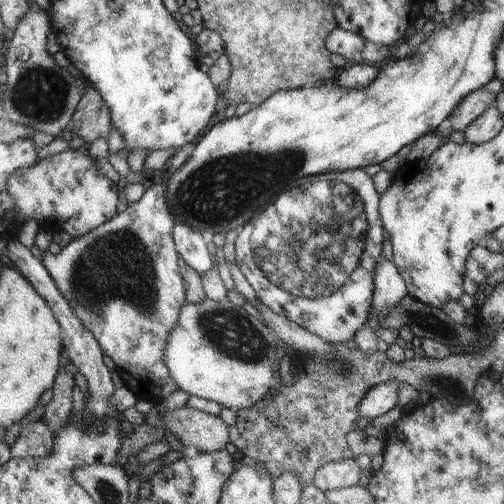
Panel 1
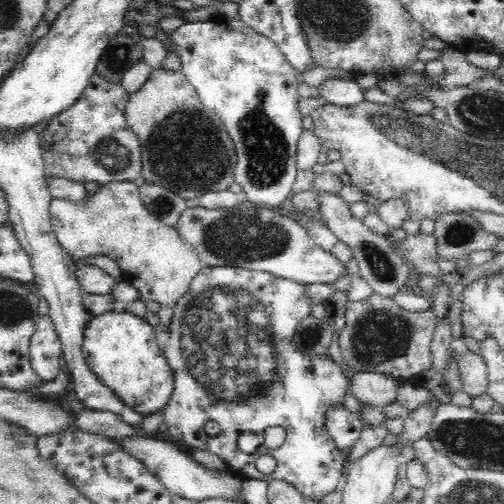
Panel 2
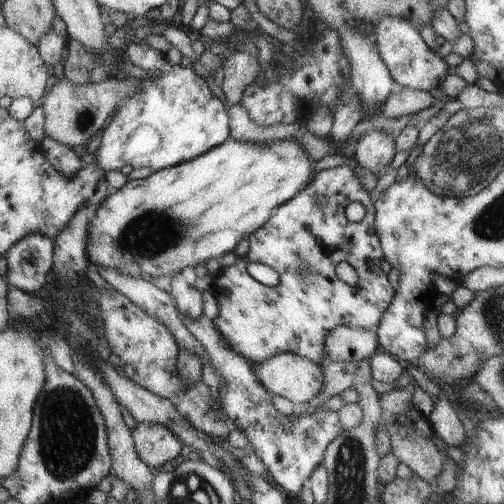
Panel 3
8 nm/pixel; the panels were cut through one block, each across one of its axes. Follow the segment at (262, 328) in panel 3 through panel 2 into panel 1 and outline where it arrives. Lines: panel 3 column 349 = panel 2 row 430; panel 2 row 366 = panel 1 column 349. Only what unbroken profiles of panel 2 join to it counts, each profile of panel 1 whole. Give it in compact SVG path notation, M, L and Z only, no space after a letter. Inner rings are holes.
M365 170L329 172L329 174L323 174L323 176L301 178L301 180L293 182L289 188L281 190L263 210L259 210L255 214L255 218L237 236L237 240L235 240L235 254L237 254L237 266L239 266L239 270L243 272L243 276L247 278L247 282L257 292L257 300L263 306L271 308L279 316L289 318L291 322L299 324L301 328L305 328L307 332L323 338L329 344L347 344L361 328L365 328L369 324L369 308L373 308L373 292L375 292L373 272L375 272L379 260L383 258L381 256L381 242L383 242L381 236L383 236L383 220L381 220L381 214L379 214L379 194L375 192L375 184L365 174Z

